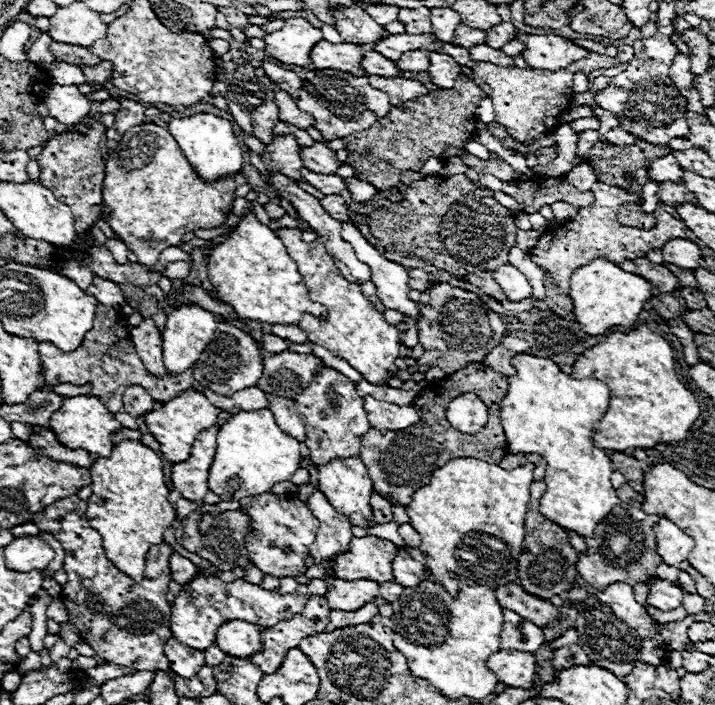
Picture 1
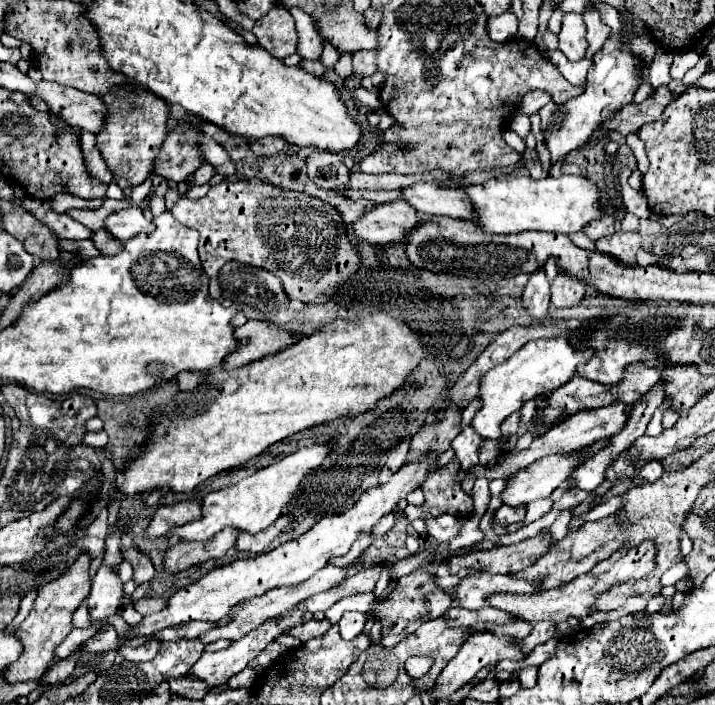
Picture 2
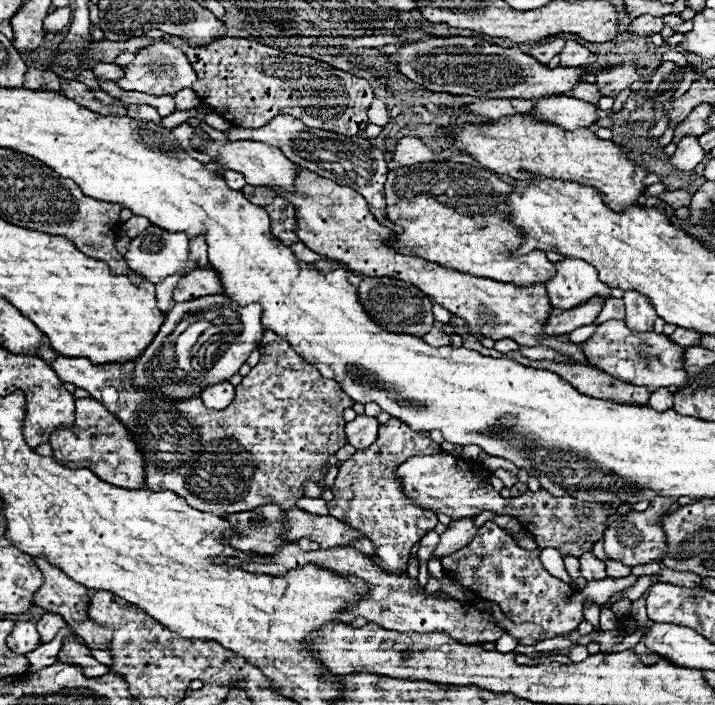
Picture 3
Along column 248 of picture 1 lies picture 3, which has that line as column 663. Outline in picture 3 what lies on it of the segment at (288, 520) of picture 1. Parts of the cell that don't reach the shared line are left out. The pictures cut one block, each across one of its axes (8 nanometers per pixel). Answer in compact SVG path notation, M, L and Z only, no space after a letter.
M656 496L652 498L650 506L644 512L630 512L626 516L618 516L606 530L604 530L604 550L610 560L618 560L626 566L638 566L638 564L652 564L662 562L664 558L664 530L660 526L660 520L674 512L678 508L678 498L664 498Z

